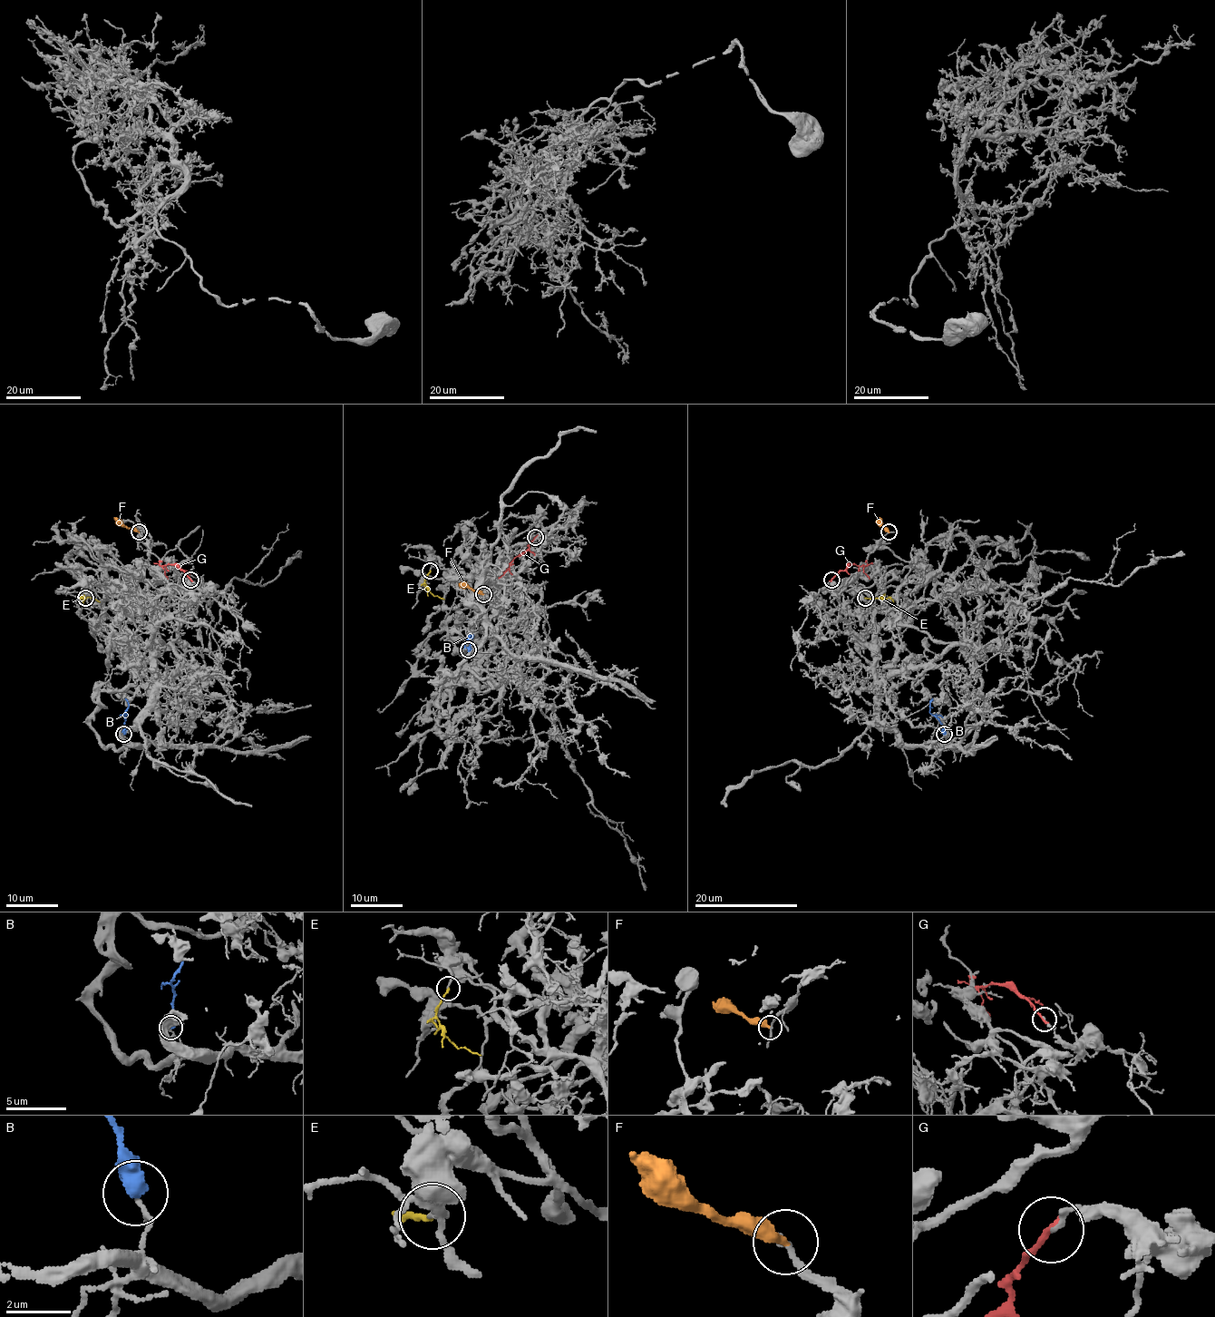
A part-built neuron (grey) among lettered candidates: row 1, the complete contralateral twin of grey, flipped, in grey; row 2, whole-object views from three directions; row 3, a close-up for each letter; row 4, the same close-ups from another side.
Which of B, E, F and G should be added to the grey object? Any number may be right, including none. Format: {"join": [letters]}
{"join": ["E"]}

